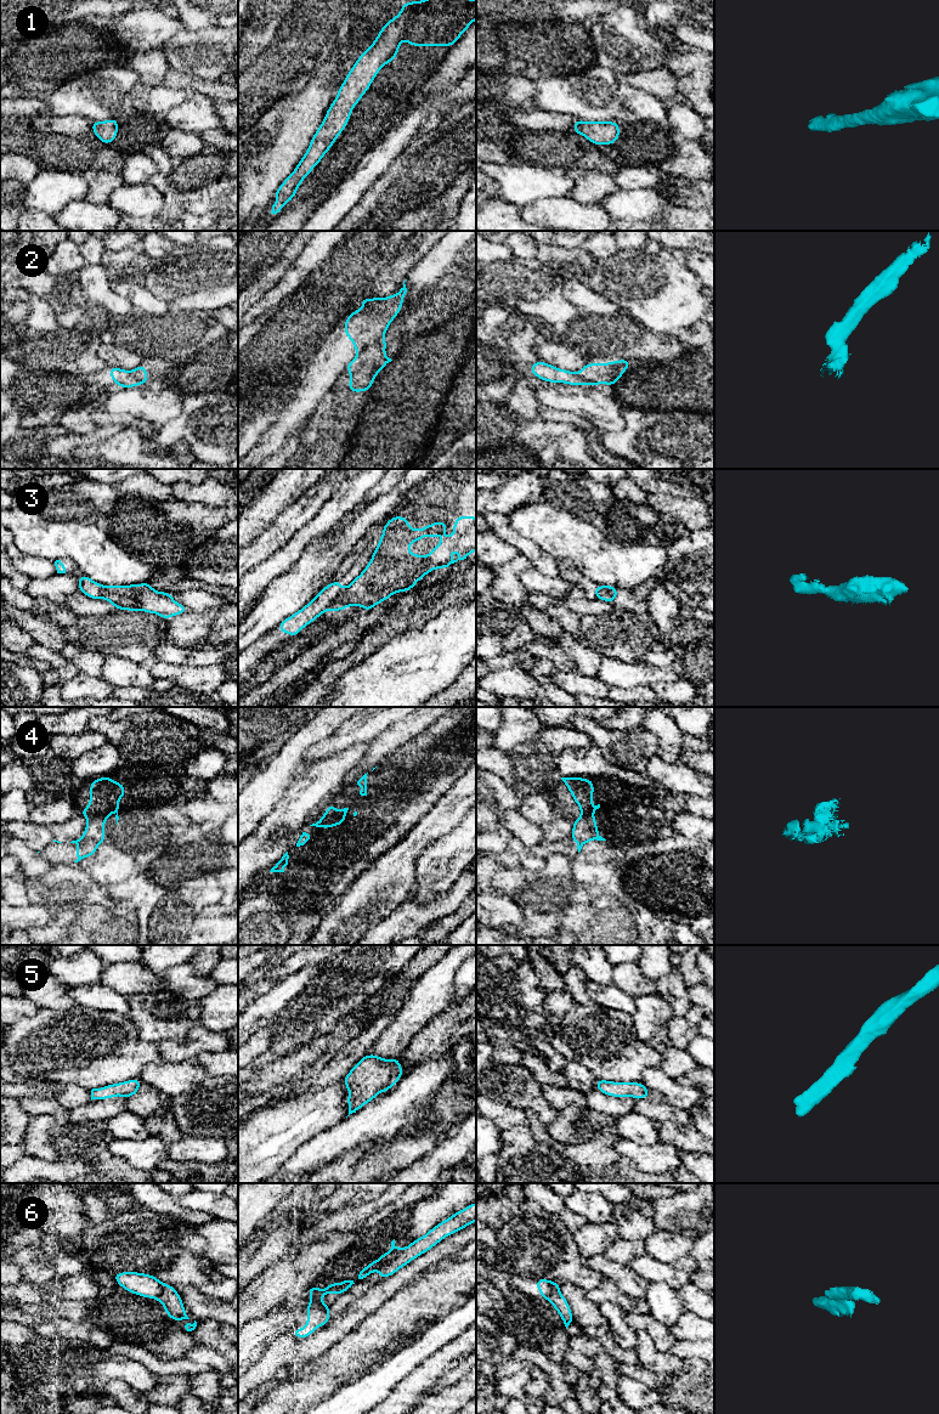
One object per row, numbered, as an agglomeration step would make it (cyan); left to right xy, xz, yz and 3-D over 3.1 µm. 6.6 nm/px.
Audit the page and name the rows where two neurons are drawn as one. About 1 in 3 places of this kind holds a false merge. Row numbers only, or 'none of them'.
2, 3, 4, 6

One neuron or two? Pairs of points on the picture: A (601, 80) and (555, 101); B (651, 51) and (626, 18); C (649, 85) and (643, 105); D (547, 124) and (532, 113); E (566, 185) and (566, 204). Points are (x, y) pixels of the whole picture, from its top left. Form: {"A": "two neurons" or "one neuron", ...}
{"A": "one neuron", "B": "one neuron", "C": "two neurons", "D": "one neuron", "E": "two neurons"}

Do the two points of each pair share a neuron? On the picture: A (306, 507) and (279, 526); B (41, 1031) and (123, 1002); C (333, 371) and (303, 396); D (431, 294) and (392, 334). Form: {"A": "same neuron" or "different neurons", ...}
{"A": "same neuron", "B": "different neurons", "C": "same neuron", "D": "different neurons"}

